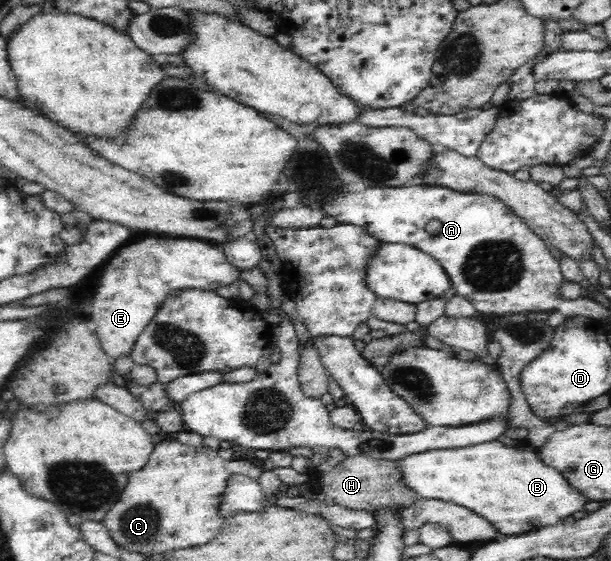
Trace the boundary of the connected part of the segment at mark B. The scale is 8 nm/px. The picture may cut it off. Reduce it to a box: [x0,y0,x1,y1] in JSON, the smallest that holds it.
[396,441,588,536]

